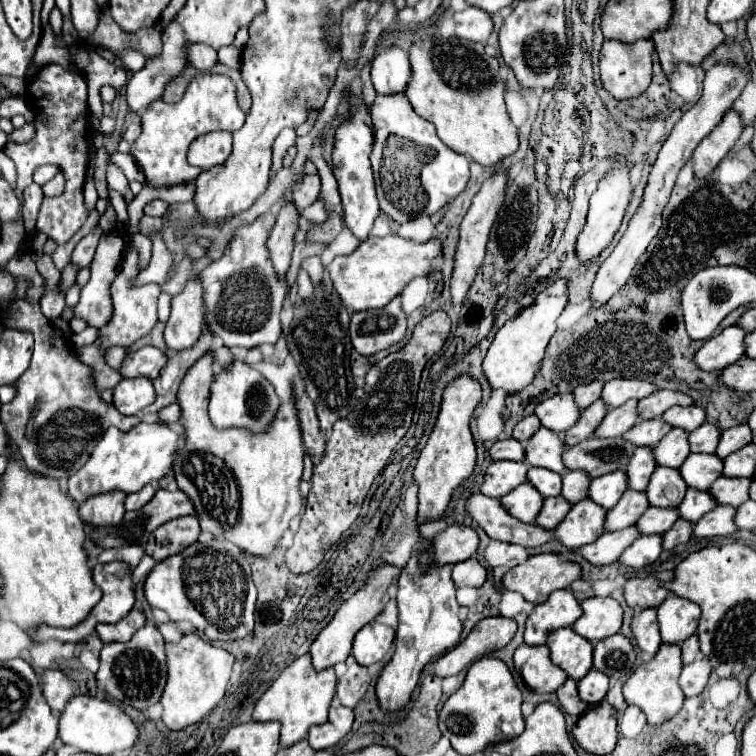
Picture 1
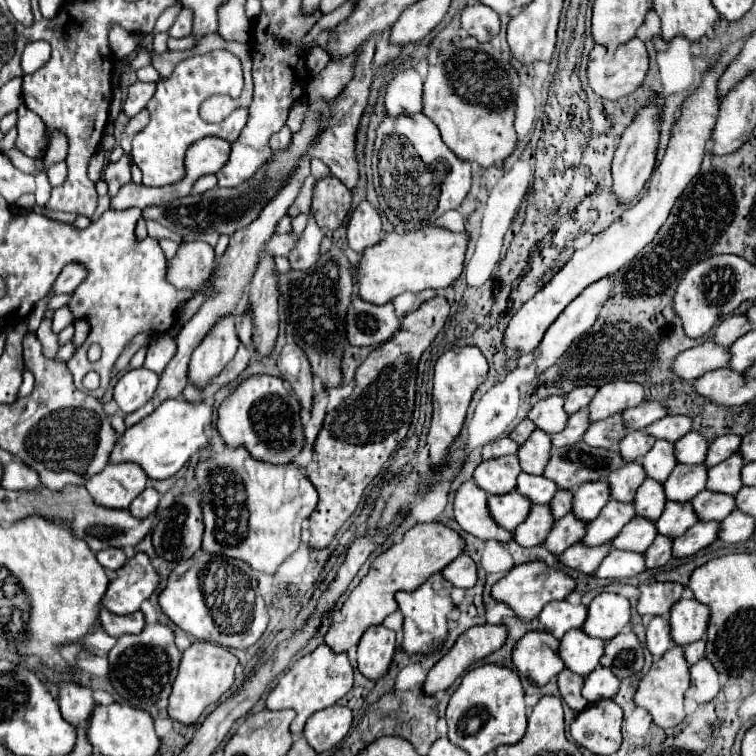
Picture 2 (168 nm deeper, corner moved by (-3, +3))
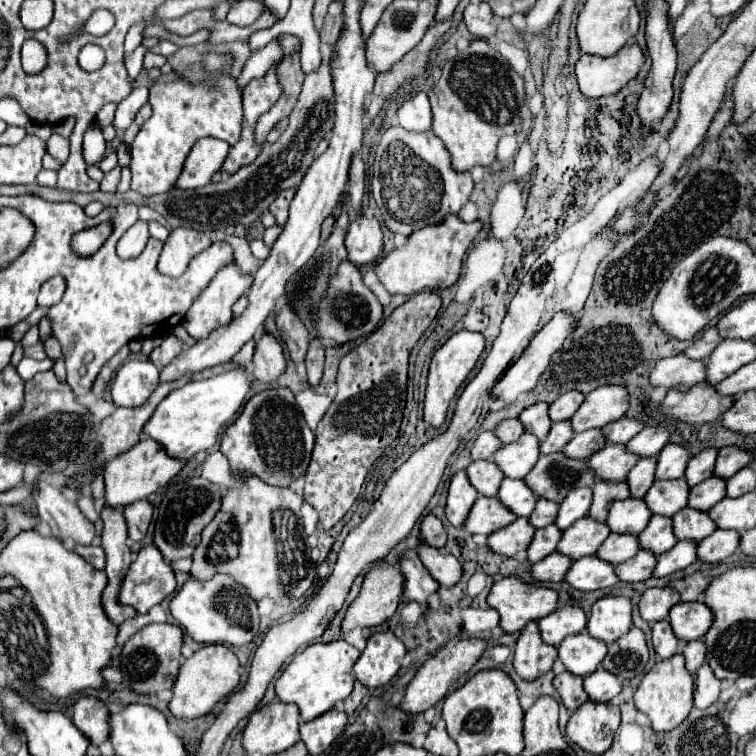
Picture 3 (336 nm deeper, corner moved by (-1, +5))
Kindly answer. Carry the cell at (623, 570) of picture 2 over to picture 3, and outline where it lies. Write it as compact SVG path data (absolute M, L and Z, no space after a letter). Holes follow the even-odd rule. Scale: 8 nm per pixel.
M596 555L574 561L564 581L580 591L594 591L620 583L620 579L616 577L616 565L610 561L600 561L600 557Z

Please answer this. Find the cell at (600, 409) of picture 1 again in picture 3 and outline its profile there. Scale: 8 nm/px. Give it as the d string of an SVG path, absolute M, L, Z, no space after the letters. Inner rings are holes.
M560 421L560 423L552 423L552 429L546 437L546 441L540 445L540 451L546 453L556 453L562 451L564 445L574 437L574 429L570 421Z

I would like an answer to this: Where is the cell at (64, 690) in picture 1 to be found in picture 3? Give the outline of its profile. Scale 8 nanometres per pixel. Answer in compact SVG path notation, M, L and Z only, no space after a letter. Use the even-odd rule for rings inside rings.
M80 695L72 703L74 725L94 743L100 745L108 739L108 709L106 705L90 695Z

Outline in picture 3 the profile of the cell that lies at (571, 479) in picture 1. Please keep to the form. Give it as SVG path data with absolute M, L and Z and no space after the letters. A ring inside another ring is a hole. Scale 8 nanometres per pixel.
M538 499L532 515L530 515L530 523L536 527L536 529L542 529L550 523L554 523L556 519L556 513L558 513L560 505L556 501L548 501L548 499Z

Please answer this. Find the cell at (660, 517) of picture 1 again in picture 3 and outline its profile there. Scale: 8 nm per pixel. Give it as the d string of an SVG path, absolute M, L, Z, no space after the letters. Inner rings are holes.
M610 533L610 537L600 545L600 549L596 551L596 555L600 559L606 559L610 563L624 563L628 559L632 559L634 553L640 551L640 539L638 535L630 535L630 533Z

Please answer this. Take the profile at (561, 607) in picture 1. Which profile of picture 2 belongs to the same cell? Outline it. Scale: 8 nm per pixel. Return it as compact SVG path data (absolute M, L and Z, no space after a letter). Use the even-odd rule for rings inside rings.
M552 601L548 603L540 617L540 629L552 633L556 639L562 639L566 631L580 629L586 621L586 607L584 605L572 605L568 601Z

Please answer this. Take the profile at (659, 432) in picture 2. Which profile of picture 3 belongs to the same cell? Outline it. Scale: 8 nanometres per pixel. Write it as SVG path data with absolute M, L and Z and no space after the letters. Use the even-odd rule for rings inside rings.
M644 427L636 437L632 437L632 441L626 443L626 449L640 457L658 457L668 439L670 431L666 427Z

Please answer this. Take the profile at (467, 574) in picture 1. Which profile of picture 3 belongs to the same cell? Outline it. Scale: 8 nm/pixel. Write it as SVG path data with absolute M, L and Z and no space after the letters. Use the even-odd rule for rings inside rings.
M418 545L416 547L418 557L422 559L424 567L430 571L430 575L444 587L454 587L462 577L462 563L444 549Z

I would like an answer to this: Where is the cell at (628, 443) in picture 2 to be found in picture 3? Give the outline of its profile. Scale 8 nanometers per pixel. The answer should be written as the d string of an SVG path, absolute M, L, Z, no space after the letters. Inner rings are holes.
M608 443L604 449L600 449L588 459L588 467L594 469L598 479L622 481L628 475L628 471L636 465L636 461L638 455L630 453L626 445Z

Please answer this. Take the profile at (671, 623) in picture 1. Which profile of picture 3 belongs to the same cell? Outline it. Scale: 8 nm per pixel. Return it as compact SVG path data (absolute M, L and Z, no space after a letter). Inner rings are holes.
M690 601L690 603L676 603L670 613L670 625L674 629L674 635L688 643L692 639L704 637L704 633L712 625L712 611L700 603L700 601Z

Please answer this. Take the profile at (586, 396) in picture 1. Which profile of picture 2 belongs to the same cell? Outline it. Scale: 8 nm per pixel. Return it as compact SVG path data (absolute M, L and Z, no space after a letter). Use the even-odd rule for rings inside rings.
M582 385L582 387L574 387L566 397L564 397L564 409L568 411L568 415L588 407L588 403L592 401L592 397L596 395L598 387L594 385Z

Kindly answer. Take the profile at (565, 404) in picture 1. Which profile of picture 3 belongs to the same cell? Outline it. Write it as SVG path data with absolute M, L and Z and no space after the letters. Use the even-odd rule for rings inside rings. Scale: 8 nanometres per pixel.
M534 403L528 409L524 409L522 425L528 433L534 433L540 441L544 441L552 425L552 419L548 417L548 403Z

